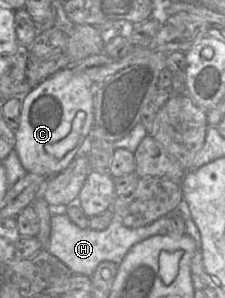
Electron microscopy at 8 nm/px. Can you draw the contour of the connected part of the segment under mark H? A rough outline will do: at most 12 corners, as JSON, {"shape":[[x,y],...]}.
{"shape":[[50,206],[47,250],[76,275],[119,265],[135,244],[160,234],[161,217],[138,228],[113,217],[80,228],[67,206]]}

